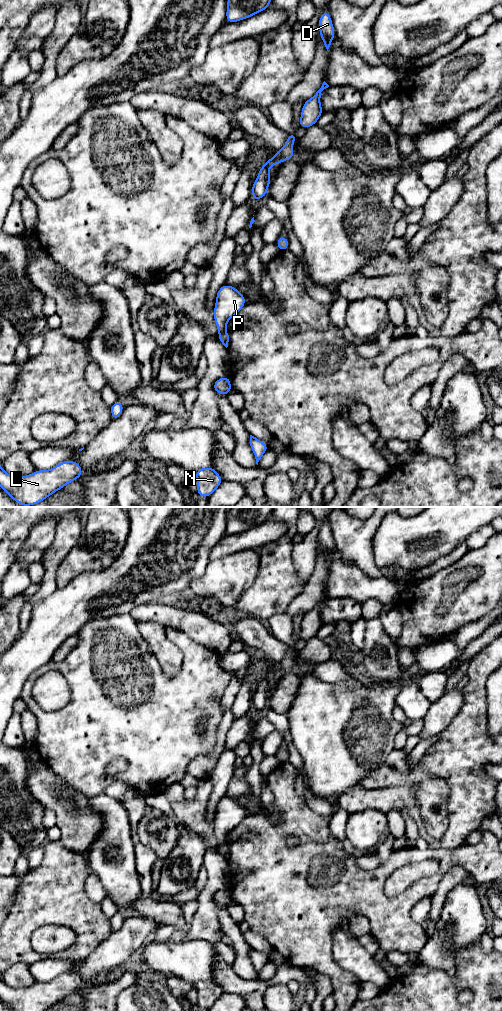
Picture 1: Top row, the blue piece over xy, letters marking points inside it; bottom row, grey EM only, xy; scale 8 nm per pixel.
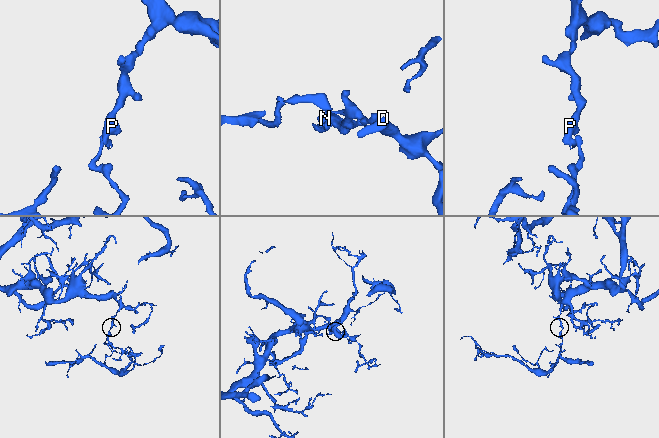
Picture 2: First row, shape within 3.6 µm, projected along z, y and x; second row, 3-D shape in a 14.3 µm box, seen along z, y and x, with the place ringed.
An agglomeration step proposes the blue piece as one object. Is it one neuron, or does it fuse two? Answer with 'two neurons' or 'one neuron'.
two neurons

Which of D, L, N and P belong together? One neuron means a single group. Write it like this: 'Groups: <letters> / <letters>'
Groups: D P / L N

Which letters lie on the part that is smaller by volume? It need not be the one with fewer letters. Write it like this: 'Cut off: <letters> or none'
Cut off: L, N

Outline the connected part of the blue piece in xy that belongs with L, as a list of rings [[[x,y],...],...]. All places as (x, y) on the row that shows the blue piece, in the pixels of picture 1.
[[[63,461],[49,470],[36,470],[27,476],[11,476],[0,465],[0,487],[15,502],[35,505],[80,478],[83,470],[77,461]]]

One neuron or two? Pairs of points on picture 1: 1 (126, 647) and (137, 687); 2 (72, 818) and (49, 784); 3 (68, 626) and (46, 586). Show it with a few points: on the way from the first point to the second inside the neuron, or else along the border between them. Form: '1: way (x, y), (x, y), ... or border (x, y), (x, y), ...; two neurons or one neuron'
1: way (126, 657), (127, 677); one neuron
2: way (72, 810), (54, 792); one neuron
3: border (57, 588), (32, 607); two neurons

